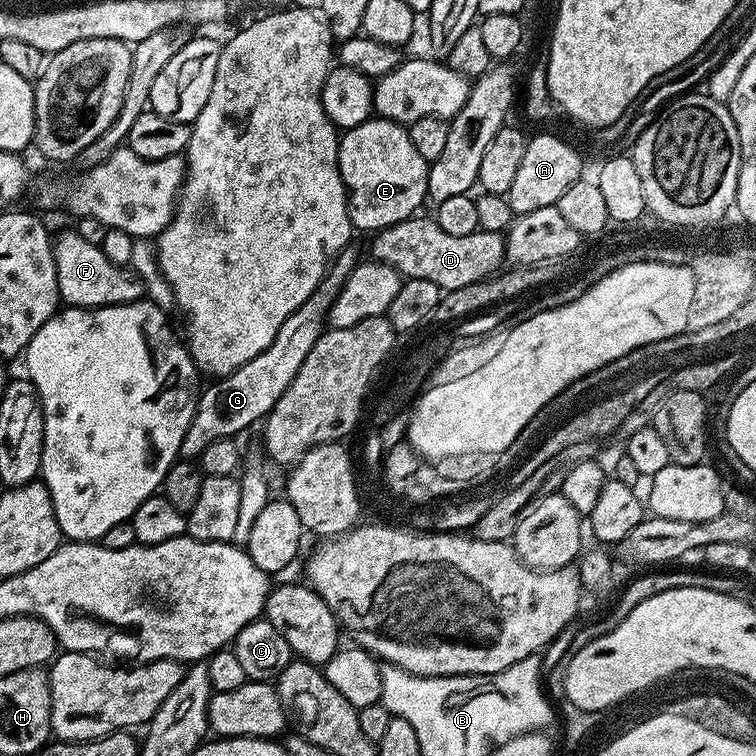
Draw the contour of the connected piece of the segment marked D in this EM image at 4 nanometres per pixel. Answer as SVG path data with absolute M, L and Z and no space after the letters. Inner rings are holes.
M424 214L381 228L371 240L371 259L375 263L390 266L401 277L410 280L426 278L426 282L434 282L434 286L441 290L458 290L479 280L487 280L499 273L505 263L505 237L501 233L477 230L470 234L446 234L434 218L428 217L427 220Z

